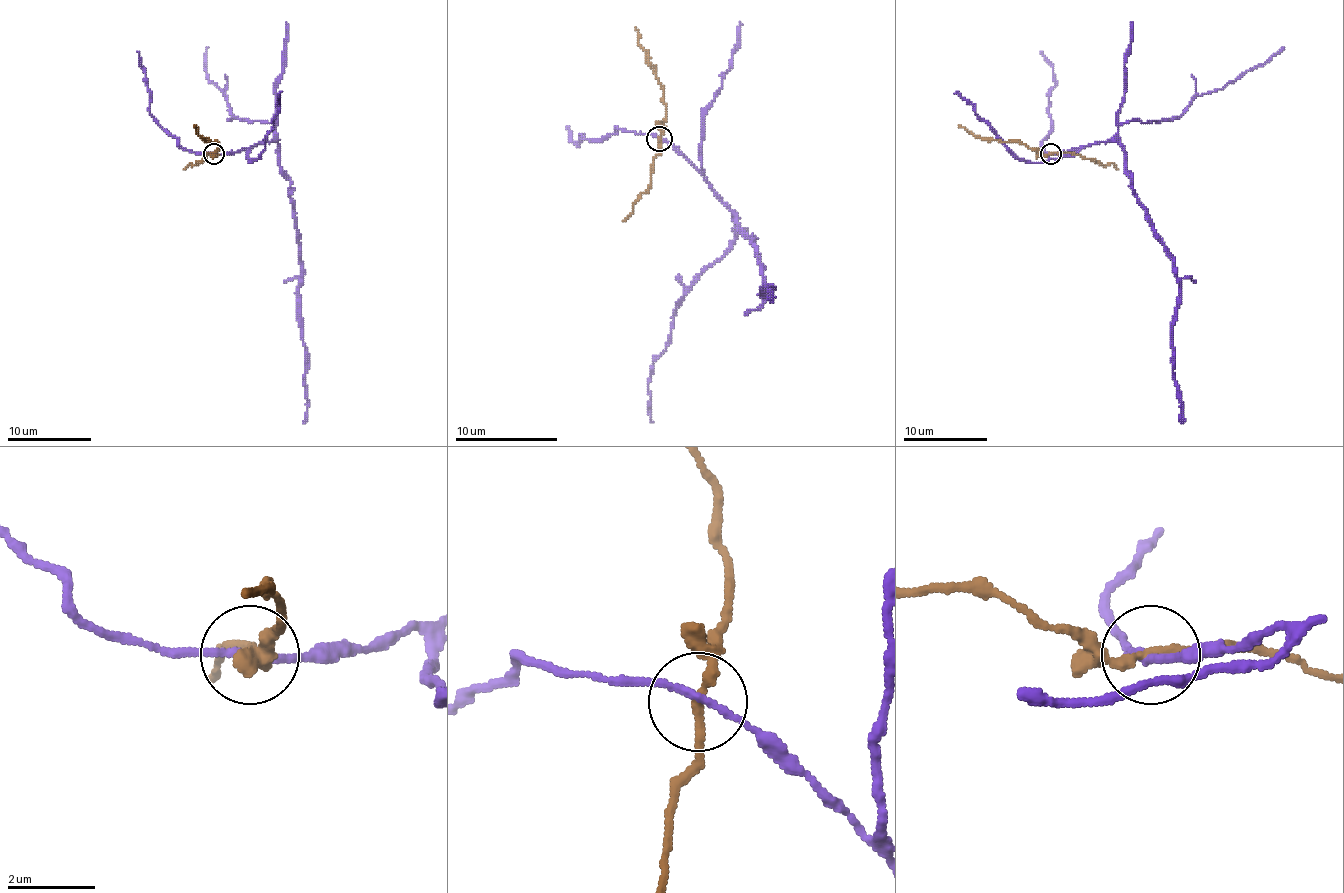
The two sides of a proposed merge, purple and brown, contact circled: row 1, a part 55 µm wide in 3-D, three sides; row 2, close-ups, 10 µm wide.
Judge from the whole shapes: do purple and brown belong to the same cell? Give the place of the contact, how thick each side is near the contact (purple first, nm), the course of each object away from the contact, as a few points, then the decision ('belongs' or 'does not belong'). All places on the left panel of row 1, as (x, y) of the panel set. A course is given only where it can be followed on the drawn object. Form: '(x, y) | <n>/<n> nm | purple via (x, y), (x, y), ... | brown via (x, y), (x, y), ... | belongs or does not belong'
(213, 154) | 160/200 nm | purple via (212, 154), (278, 142), (280, 171), (290, 182), (301, 261), (299, 308), (307, 419), (303, 423) | brown via (212, 154), (219, 150), (217, 142), (202, 137), (194, 125) | does not belong

